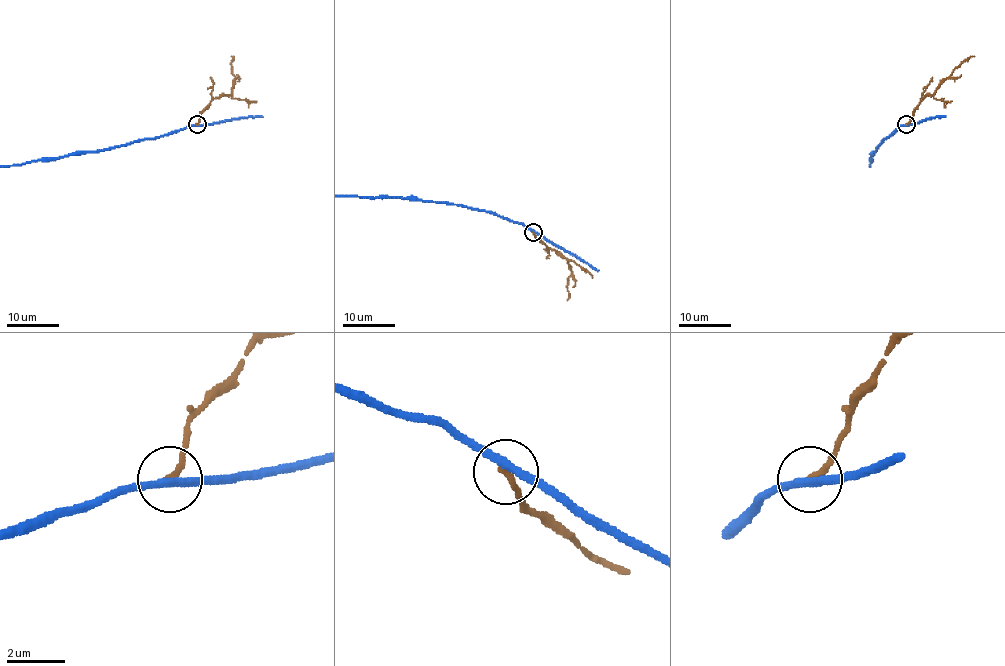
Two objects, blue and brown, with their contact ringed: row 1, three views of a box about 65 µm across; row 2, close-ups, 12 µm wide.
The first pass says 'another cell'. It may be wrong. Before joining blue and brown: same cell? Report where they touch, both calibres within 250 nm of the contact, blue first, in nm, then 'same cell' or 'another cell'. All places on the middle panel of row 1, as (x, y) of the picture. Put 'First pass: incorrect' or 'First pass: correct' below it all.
(533, 232) | 280/220 nm | another cell
First pass: correct

